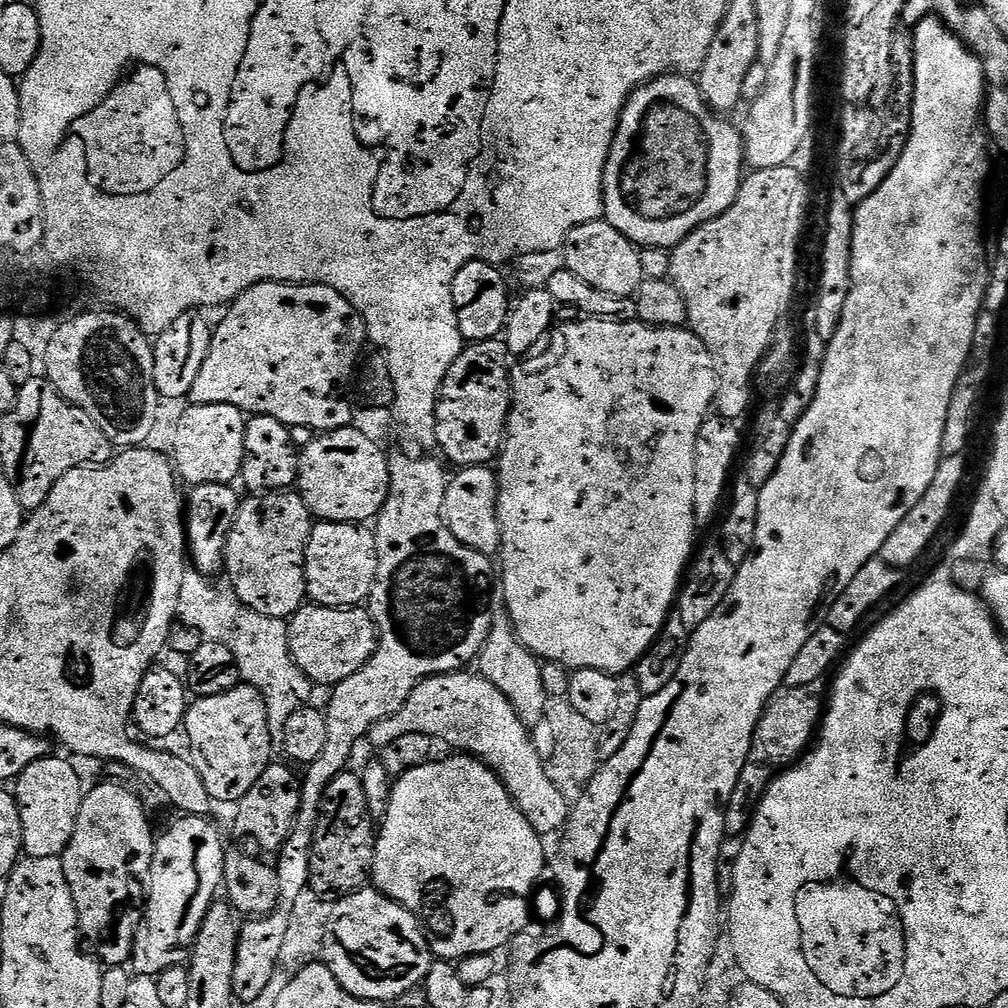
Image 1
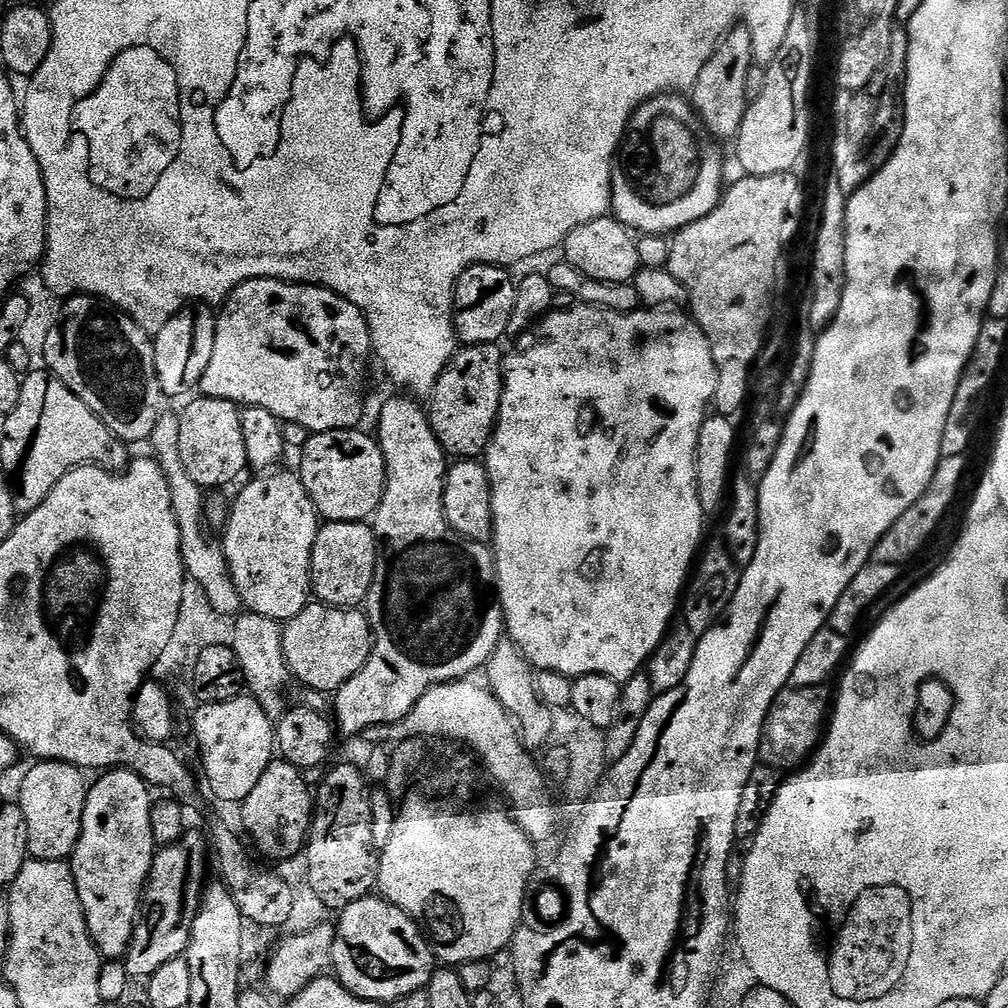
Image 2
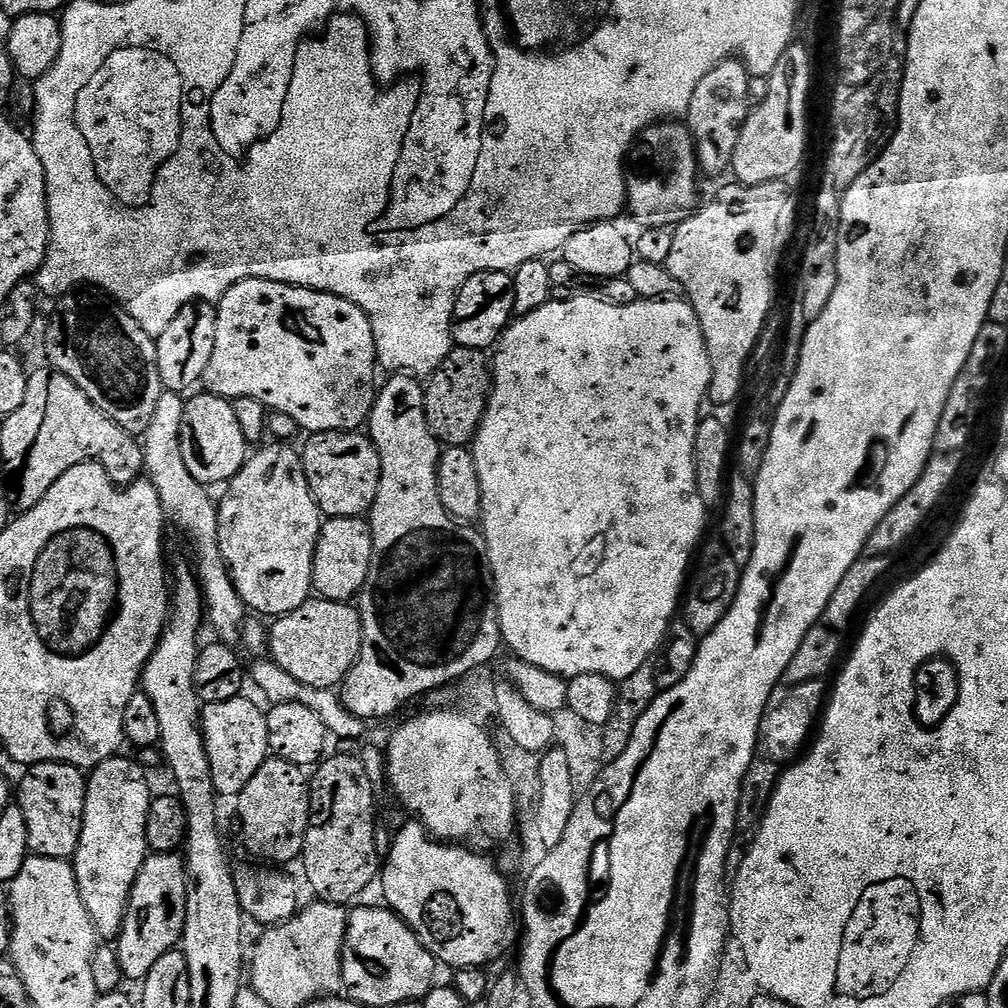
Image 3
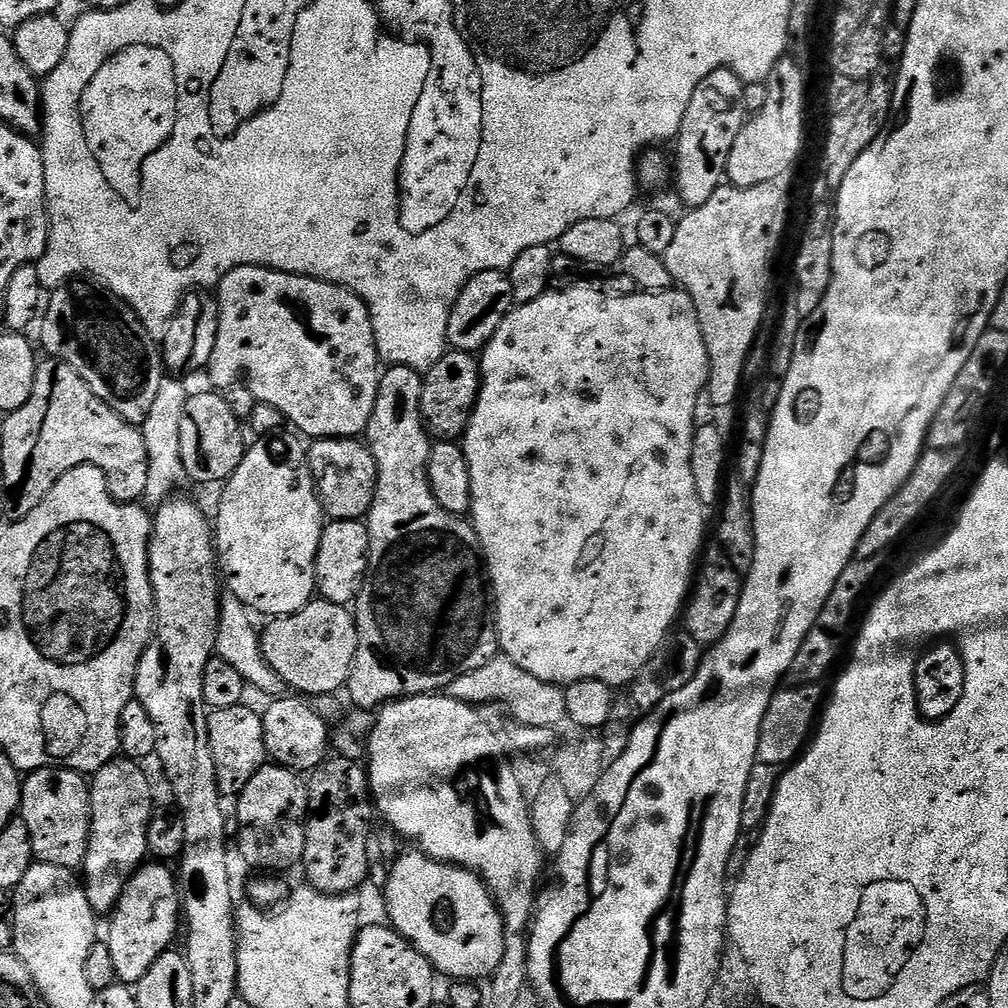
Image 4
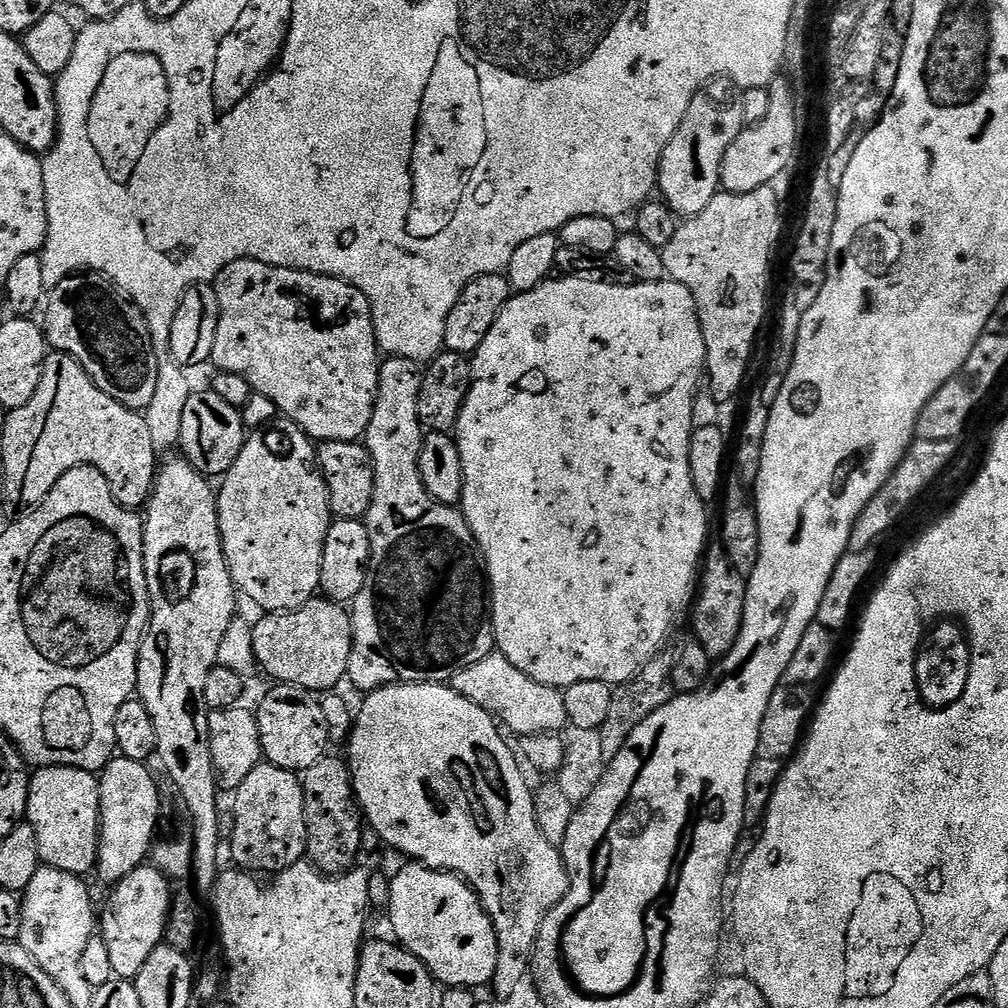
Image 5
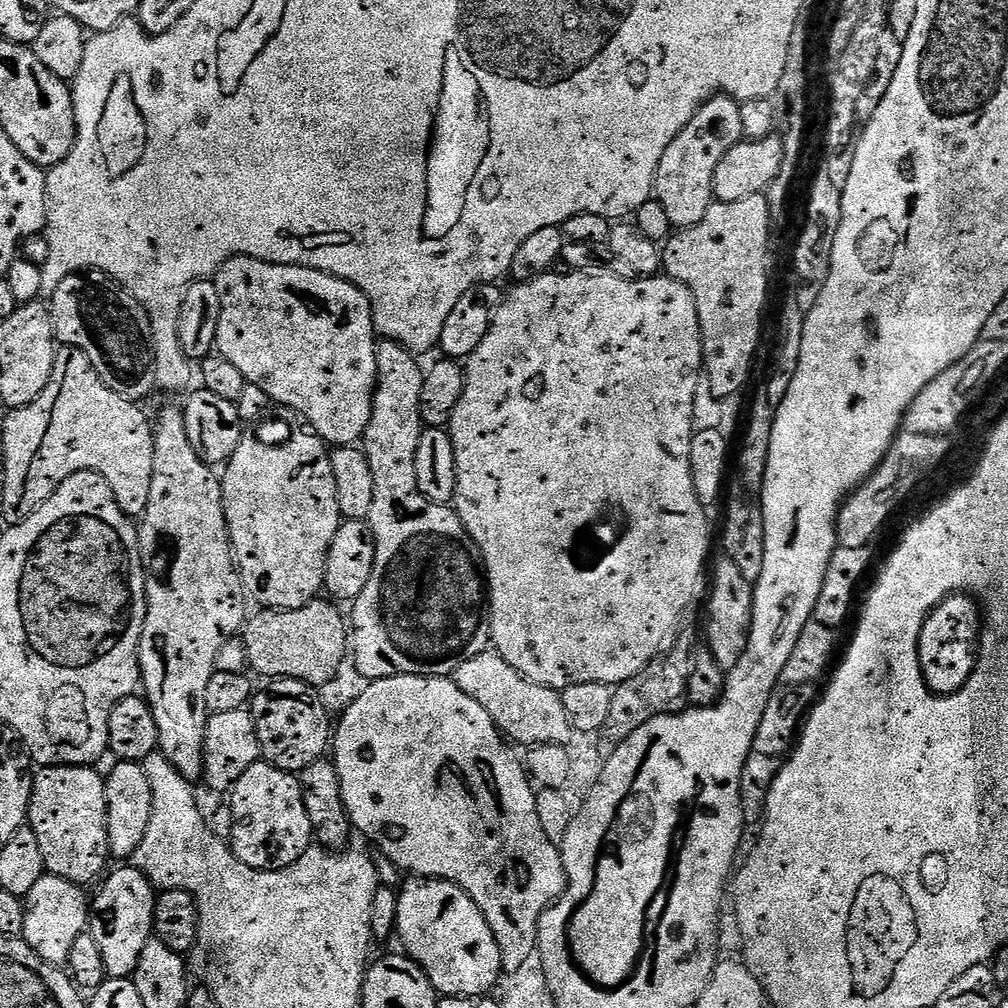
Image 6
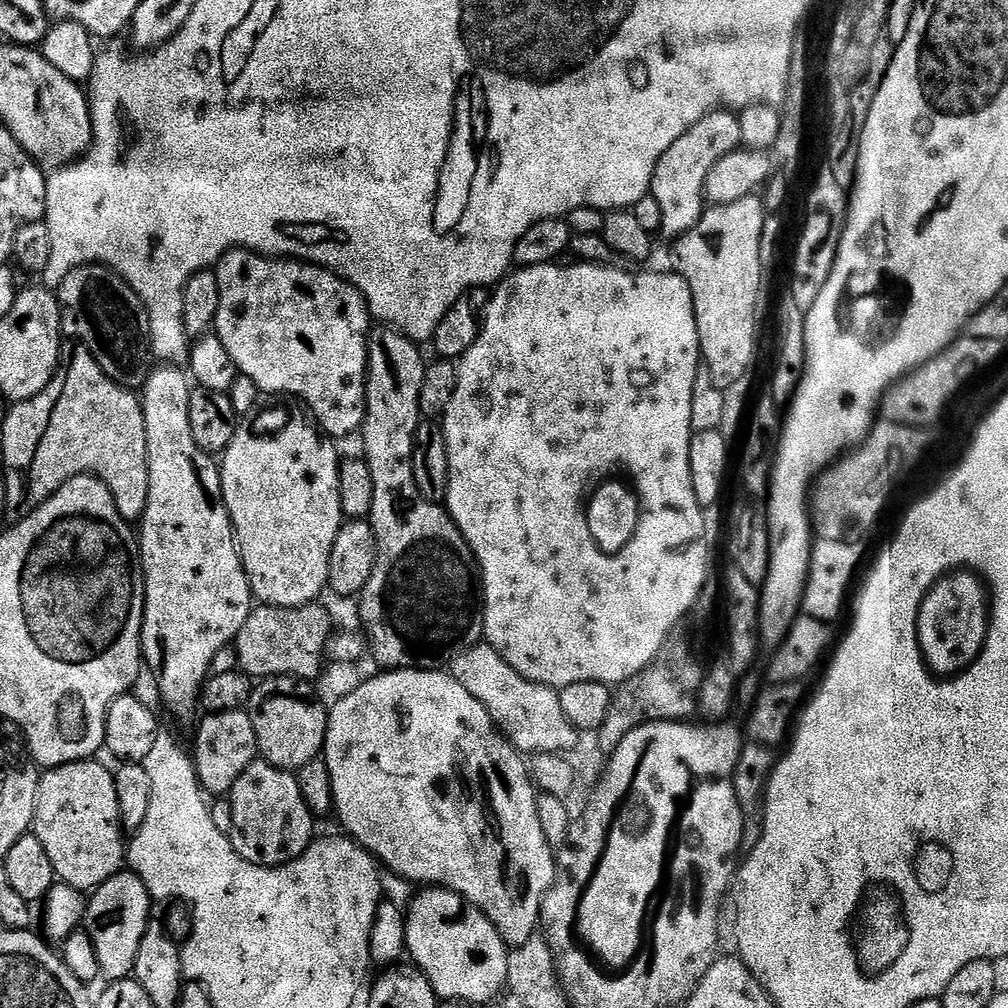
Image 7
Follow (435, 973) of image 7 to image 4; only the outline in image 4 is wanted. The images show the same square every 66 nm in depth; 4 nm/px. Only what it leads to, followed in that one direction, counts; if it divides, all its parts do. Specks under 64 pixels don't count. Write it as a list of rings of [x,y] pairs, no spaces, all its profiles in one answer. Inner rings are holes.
[[[411,850],[404,852],[391,865],[388,884],[382,889],[388,903],[391,927],[406,937],[430,963],[441,977],[452,976],[453,981],[483,981],[498,970],[504,953],[504,917],[501,916],[496,901],[488,893],[488,885],[468,868],[458,868],[455,864],[444,864],[429,858],[425,852]]]

